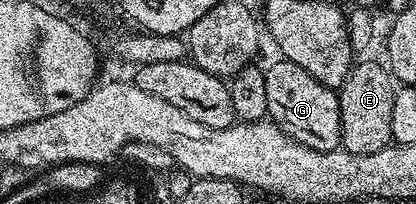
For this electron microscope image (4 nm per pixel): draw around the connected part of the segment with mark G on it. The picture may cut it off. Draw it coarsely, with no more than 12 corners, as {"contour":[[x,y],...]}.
{"contour":[[285,59],[265,66],[268,117],[316,151],[342,144],[337,92]]}

